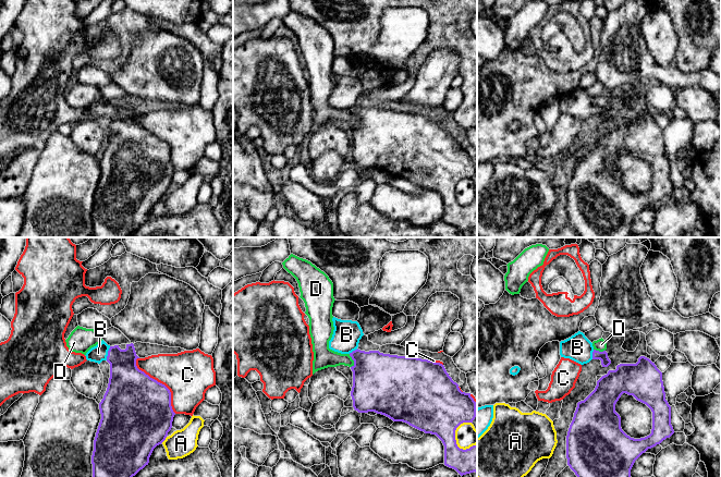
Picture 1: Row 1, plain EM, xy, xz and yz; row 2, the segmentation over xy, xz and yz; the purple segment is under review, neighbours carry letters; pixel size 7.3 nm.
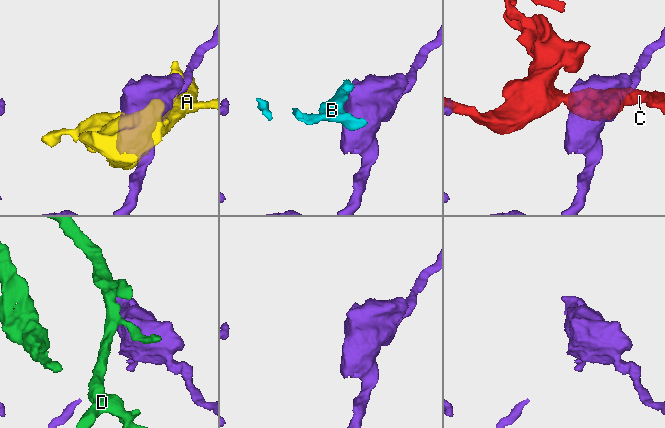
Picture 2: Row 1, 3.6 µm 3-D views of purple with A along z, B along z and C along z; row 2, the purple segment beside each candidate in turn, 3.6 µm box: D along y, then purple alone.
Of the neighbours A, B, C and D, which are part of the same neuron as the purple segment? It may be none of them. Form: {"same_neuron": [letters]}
{"same_neuron": ["B"]}

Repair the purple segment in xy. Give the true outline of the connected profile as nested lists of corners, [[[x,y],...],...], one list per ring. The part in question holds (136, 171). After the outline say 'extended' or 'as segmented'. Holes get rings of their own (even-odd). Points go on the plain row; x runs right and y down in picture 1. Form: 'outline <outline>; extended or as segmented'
outline [[[103,96],[86,109],[86,115],[100,120],[107,117],[110,120],[110,134],[103,155],[99,159],[101,175],[94,196],[91,211],[93,237],[129,237],[149,219],[154,205],[161,200],[172,184],[175,169],[171,162],[171,148],[162,139],[150,134],[136,122],[134,100],[126,100],[125,106],[119,101],[110,102]]]; extended

